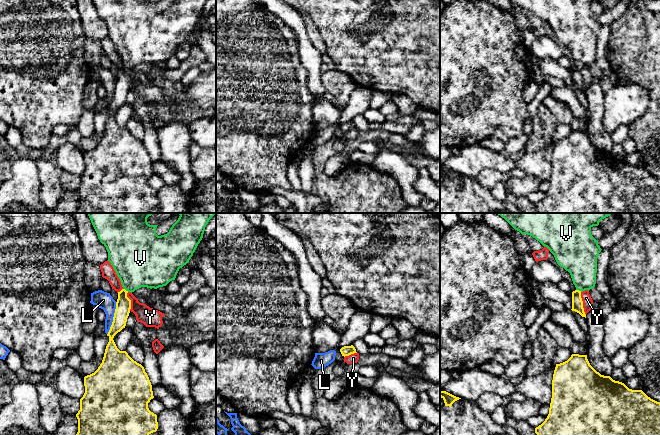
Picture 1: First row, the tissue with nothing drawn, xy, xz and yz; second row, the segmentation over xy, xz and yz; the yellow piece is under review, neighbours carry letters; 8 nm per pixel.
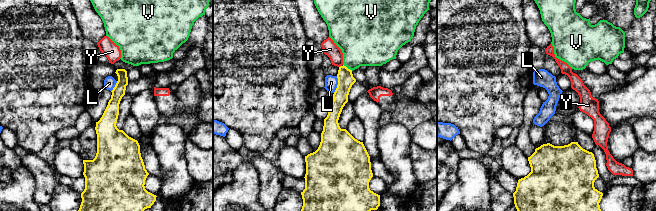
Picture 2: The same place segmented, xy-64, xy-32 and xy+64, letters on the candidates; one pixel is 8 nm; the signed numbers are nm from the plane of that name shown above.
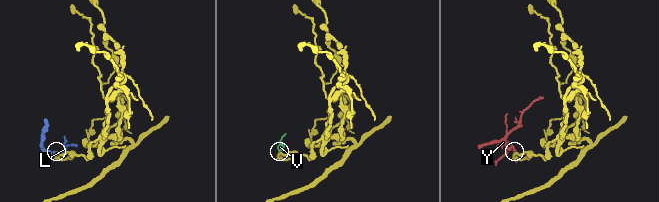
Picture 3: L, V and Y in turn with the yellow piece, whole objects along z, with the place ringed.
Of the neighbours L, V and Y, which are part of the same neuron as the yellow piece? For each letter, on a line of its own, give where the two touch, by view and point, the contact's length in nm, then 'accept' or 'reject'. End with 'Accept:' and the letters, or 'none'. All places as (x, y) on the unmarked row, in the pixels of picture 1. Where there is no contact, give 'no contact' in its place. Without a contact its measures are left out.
L: contact xy (113, 94); length 280 nm; reject
V: contact yz (578, 66); length 50 nm; accept
Y: contact yz (582, 79); length 190 nm; reject
Accept: V

